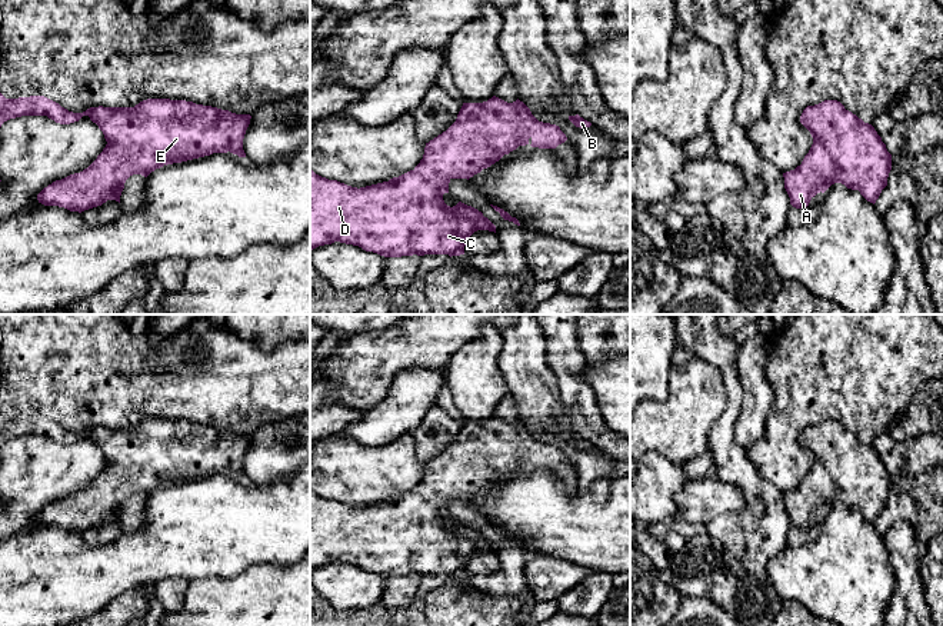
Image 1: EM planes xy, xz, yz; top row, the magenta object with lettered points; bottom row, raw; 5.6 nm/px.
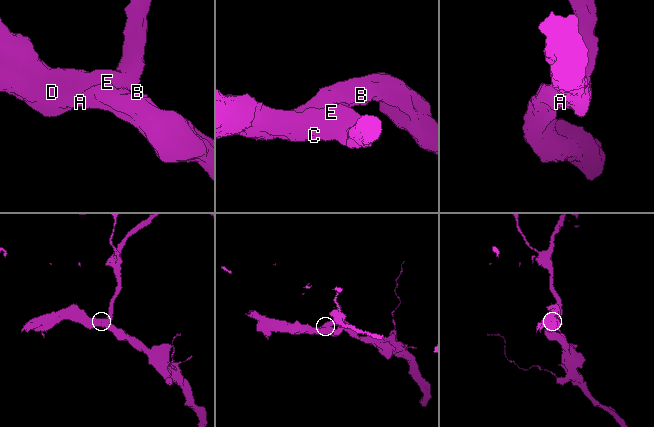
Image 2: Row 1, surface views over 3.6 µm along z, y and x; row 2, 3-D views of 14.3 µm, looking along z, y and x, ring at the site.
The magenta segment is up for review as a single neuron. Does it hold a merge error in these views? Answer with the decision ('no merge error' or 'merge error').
no merge error

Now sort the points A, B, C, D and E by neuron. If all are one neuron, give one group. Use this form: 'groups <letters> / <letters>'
groups A B C D E

